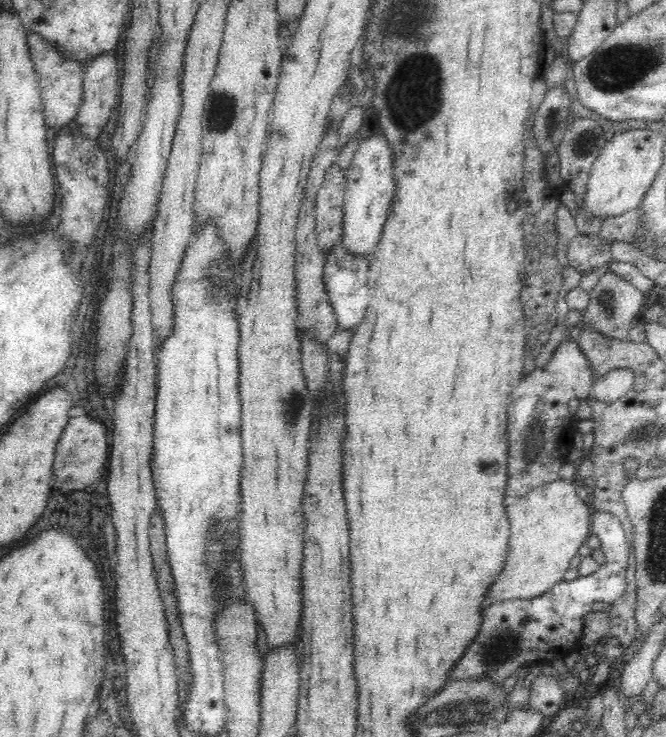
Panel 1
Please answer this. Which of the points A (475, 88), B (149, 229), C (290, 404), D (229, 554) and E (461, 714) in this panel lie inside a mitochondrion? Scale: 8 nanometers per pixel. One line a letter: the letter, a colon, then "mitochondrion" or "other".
A: other
B: other
C: mitochondrion
D: other
E: mitochondrion

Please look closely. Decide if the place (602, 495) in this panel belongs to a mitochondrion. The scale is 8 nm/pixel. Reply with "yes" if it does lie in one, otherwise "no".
no

